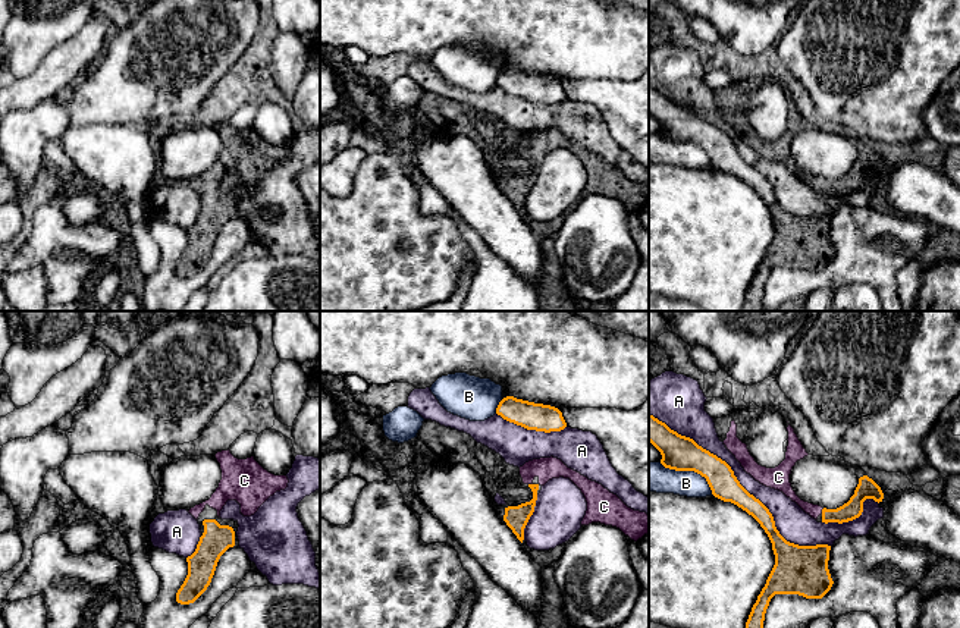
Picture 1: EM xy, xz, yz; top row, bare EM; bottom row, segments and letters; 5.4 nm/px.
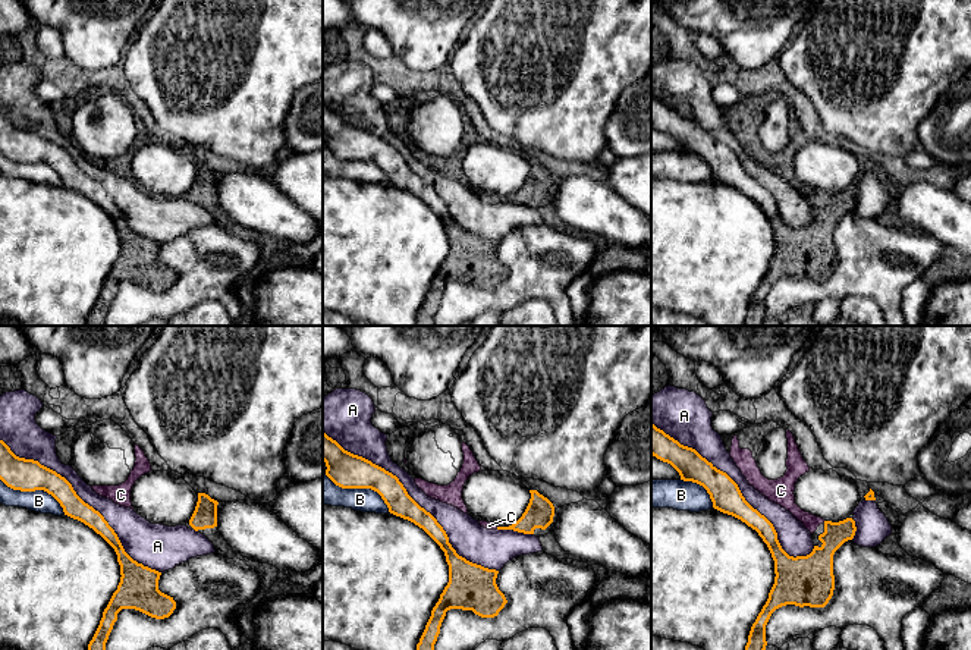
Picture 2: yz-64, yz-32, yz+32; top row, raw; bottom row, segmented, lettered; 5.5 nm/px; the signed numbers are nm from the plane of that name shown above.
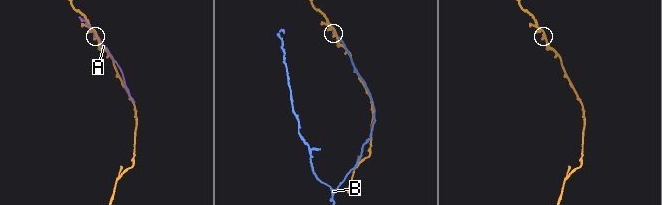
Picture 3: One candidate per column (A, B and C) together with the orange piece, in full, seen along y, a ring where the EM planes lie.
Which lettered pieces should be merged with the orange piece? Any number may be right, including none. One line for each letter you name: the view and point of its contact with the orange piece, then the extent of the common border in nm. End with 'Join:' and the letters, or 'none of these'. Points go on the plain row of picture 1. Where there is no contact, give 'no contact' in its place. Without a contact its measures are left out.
C: meets orange in yz at (822, 182); contact 40 nm long
Join: C

